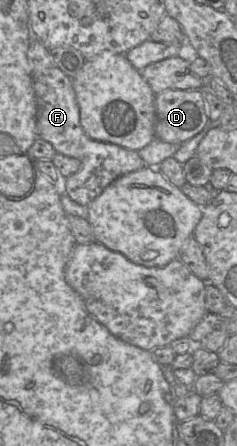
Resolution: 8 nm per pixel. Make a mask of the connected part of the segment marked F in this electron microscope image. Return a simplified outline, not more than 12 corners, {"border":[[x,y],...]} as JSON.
{"border":[[32,38],[36,136],[81,162],[63,193],[88,206],[146,166],[136,150],[93,140],[72,80]]}

